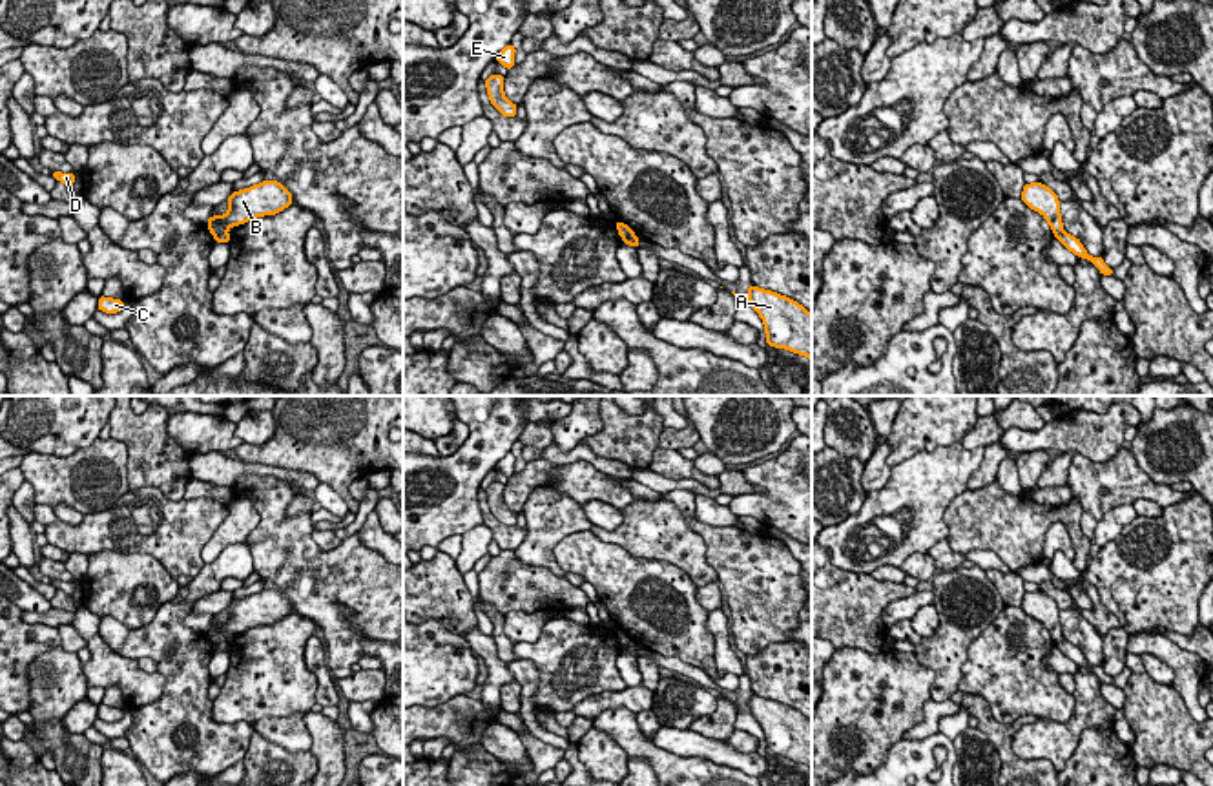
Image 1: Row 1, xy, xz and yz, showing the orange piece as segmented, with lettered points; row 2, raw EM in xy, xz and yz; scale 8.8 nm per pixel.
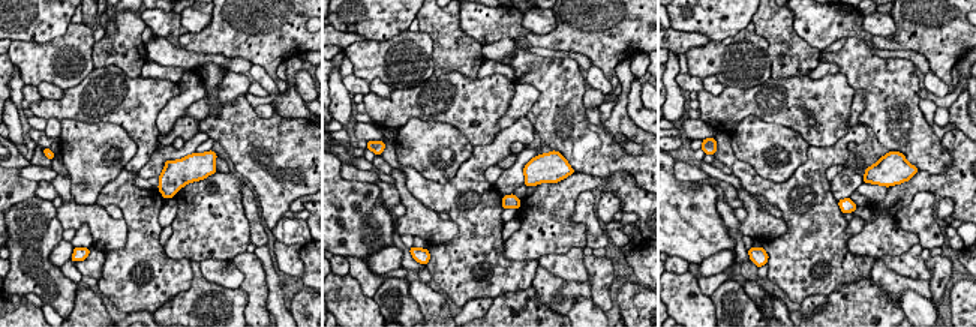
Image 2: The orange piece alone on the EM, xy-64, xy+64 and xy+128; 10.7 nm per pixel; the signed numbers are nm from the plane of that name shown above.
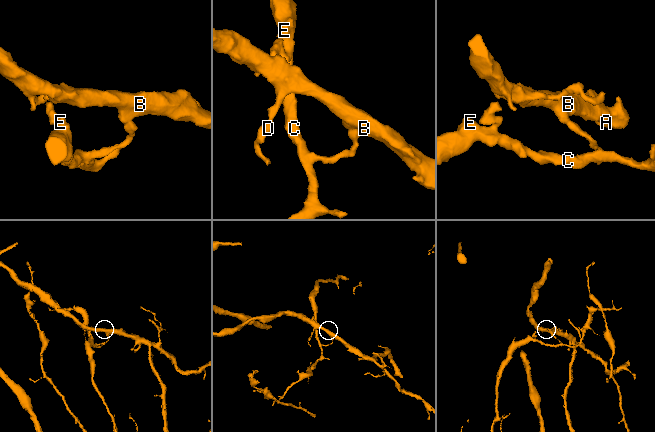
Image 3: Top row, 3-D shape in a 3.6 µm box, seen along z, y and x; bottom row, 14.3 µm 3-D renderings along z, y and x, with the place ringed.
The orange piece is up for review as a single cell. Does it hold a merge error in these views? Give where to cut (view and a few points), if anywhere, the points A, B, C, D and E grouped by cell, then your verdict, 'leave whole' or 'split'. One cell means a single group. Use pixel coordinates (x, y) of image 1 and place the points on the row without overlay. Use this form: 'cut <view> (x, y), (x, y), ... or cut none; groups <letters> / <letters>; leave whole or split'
cut yz (1062, 639), (1057, 644); groups A B D / C E; split

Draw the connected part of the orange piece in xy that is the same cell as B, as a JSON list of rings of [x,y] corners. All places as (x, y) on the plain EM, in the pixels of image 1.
[[[263,589],[261,593],[233,600],[228,605],[230,616],[224,624],[212,624],[208,638],[213,646],[228,642],[232,635],[248,631],[263,624],[275,624],[292,615],[292,602],[277,589]]]

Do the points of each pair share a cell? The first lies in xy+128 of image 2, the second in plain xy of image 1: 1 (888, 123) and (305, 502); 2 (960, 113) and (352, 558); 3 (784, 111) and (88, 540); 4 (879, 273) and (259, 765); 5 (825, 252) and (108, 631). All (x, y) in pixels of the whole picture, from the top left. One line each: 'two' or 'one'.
1: two
2: one
3: one
4: one
5: one

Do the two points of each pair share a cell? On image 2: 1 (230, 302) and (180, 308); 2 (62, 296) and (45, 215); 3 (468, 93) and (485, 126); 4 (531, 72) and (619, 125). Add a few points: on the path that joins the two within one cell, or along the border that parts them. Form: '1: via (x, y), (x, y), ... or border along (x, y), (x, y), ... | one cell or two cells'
1: via (218, 306), (192, 308) | one cell
2: via (42, 276), (41, 234) | one cell
3: via (468, 101), (479, 119) | one cell
4: via (553, 93), (588, 129), (597, 129) | one cell

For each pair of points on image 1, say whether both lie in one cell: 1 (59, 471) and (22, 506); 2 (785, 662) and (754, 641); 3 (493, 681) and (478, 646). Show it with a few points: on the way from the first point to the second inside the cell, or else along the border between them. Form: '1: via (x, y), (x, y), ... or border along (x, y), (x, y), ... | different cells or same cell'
1: border along (24, 480), (31, 486), (35, 500) | different cells
2: border along (792, 641), (768, 644), (746, 657) | different cells
3: via (493, 672), (493, 661), (487, 655) | same cell

